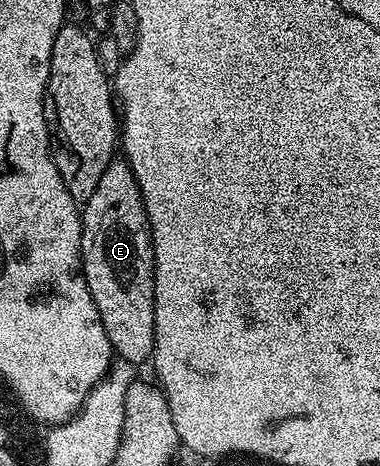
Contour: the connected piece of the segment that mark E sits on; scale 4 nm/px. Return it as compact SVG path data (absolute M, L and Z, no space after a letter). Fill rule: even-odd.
M114 158L107 166L107 170L103 170L103 178L99 178L95 194L91 194L91 198L80 209L80 213L81 269L91 290L91 298L95 298L103 330L107 330L107 338L120 359L126 360L128 364L140 366L144 360L146 363L152 357L155 342L153 235L149 229L149 219L143 206L139 182L124 158Z

